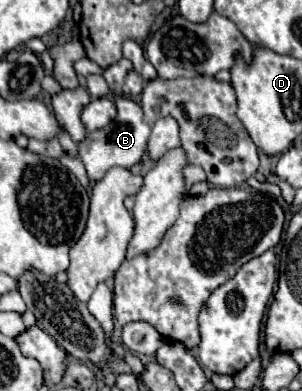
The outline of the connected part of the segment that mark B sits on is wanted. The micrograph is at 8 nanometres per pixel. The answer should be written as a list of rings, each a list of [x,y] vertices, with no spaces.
[[[120,98],[116,100],[116,120],[96,132],[90,132],[78,146],[80,146],[80,158],[86,166],[88,178],[90,180],[100,180],[106,170],[114,168],[114,166],[122,166],[122,168],[132,168],[136,162],[140,162],[142,154],[146,152],[146,144],[148,144],[148,136],[152,126],[144,120],[144,112],[140,108],[138,102],[130,100],[130,98]]]

